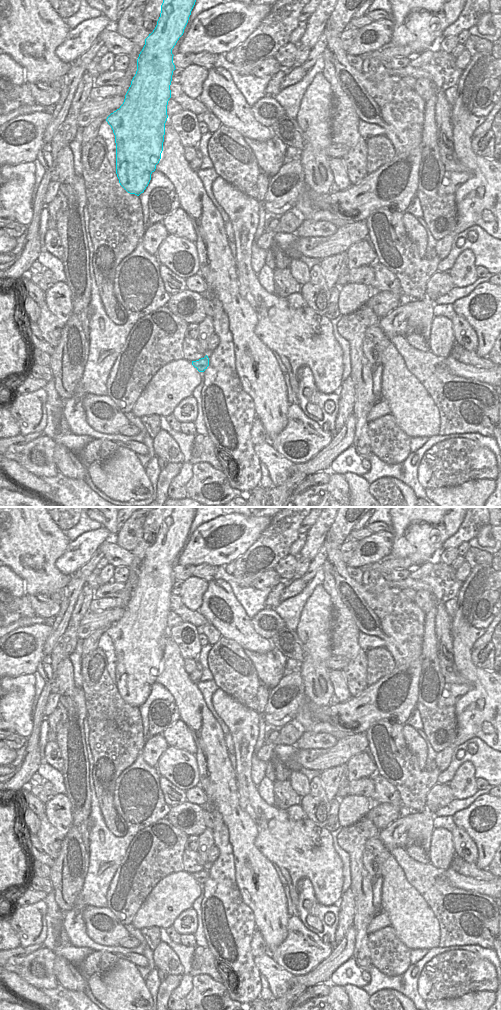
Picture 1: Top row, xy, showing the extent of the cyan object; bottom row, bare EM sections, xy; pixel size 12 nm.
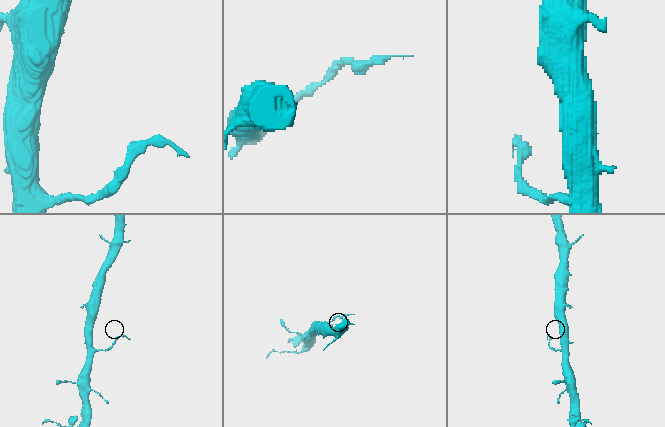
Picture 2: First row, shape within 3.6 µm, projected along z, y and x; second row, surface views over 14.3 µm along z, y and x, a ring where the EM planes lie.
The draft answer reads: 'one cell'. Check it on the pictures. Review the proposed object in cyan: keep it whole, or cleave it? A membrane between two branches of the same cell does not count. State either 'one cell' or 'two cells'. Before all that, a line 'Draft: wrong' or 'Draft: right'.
Draft: wrong
two cells

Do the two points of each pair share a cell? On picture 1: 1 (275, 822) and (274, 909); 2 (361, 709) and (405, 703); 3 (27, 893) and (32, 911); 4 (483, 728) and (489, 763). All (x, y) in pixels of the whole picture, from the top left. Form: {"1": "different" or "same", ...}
{"1": "different", "2": "same", "3": "different", "4": "different"}

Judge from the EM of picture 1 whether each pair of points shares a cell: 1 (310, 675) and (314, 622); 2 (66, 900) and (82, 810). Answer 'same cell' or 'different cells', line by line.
1: same cell
2: same cell

